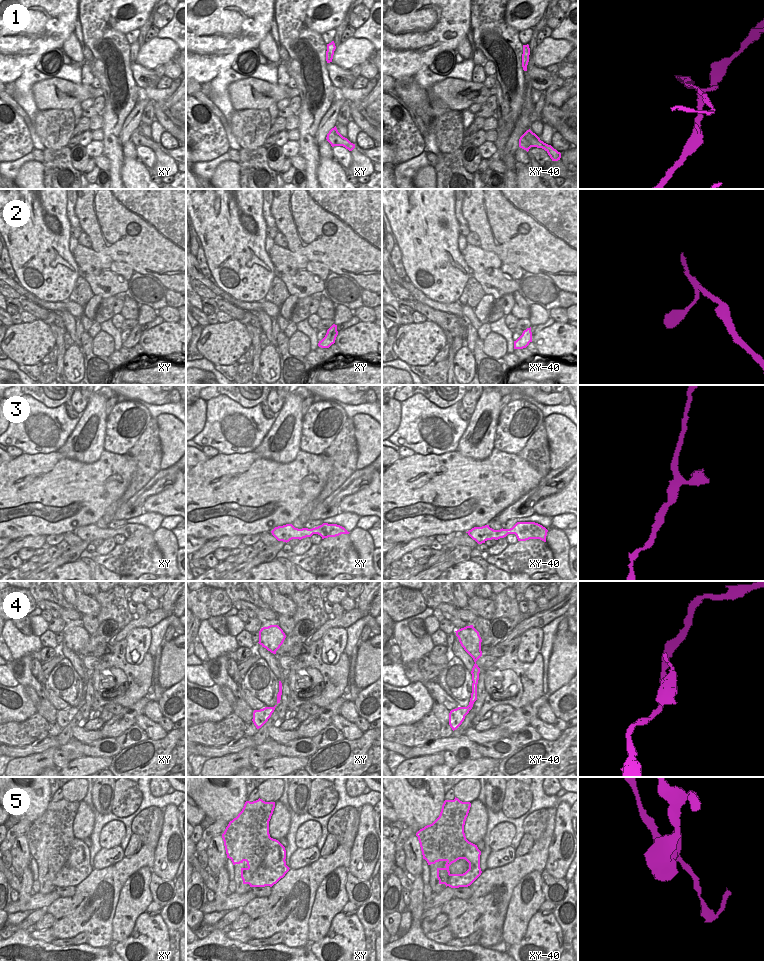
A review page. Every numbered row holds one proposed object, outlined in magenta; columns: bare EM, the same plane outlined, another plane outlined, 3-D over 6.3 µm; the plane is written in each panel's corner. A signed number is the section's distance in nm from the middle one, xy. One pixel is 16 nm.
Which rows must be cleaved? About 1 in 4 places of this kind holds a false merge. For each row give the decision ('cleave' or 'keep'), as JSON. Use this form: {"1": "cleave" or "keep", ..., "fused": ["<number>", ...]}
{"1": "cleave", "2": "keep", "3": "keep", "4": "keep", "5": "cleave", "fused": ["1", "5"]}

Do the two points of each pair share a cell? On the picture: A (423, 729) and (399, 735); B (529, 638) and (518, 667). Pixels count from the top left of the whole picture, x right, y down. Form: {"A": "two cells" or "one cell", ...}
{"A": "one cell", "B": "two cells"}

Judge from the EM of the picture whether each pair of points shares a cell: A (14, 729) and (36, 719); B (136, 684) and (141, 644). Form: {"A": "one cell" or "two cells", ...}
{"A": "one cell", "B": "two cells"}

